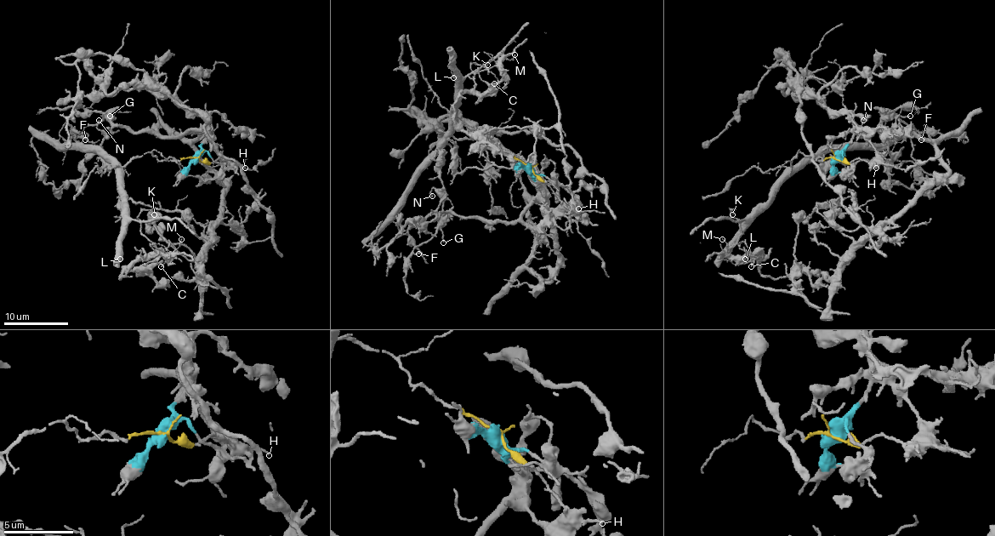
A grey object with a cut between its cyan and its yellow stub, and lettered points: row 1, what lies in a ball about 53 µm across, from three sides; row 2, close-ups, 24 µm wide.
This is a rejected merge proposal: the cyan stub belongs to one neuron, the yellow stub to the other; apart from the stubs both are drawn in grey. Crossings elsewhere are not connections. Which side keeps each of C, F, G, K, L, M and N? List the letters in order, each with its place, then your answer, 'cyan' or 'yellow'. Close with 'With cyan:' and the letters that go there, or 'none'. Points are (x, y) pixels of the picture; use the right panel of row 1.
C: place (751, 266); yellow
F: place (921, 139); cyan
G: place (910, 116); cyan
K: place (732, 214); yellow
L: place (745, 259); yellow
M: place (722, 239); yellow
N: place (863, 120); cyan
With cyan: F, G, N

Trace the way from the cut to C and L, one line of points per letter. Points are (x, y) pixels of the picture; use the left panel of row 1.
C: (197, 158), (158, 160), (147, 152), (125, 167), (123, 209), (141, 224), (141, 232), (172, 254), (160, 265)
L: (197, 158), (158, 160), (147, 152), (125, 167), (120, 258), (116, 265), (120, 259)

